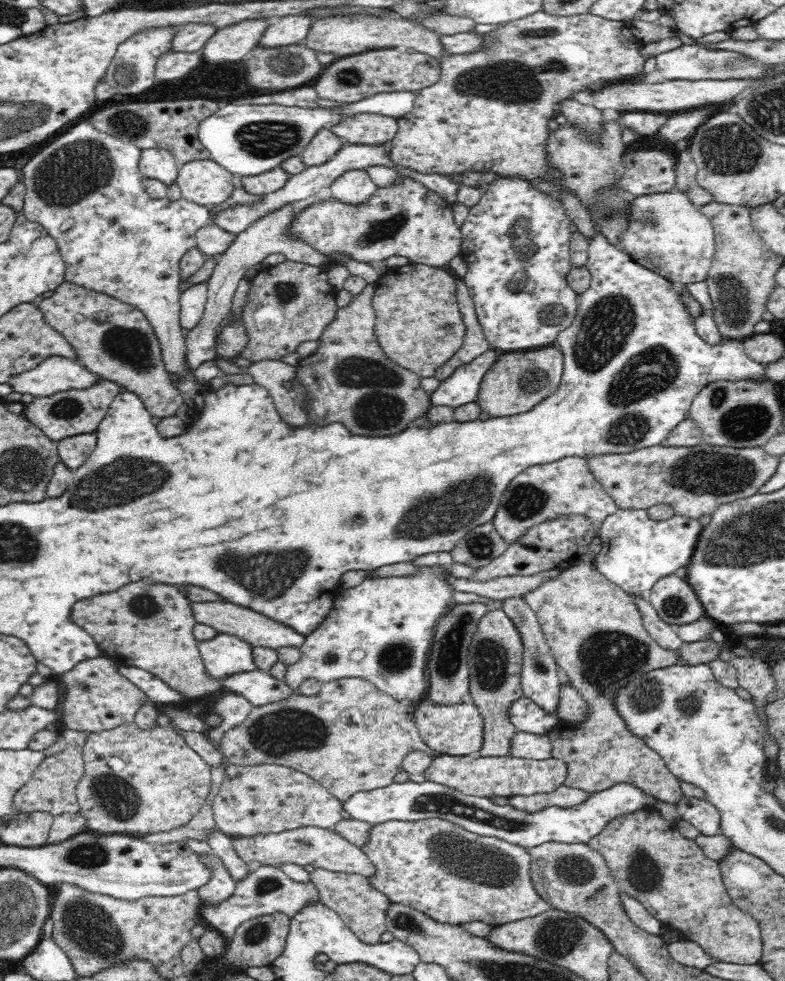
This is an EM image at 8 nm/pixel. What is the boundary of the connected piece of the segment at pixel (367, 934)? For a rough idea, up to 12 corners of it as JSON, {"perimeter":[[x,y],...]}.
{"perimeter":[[315,868],[323,906],[381,942],[394,902],[369,877]]}

